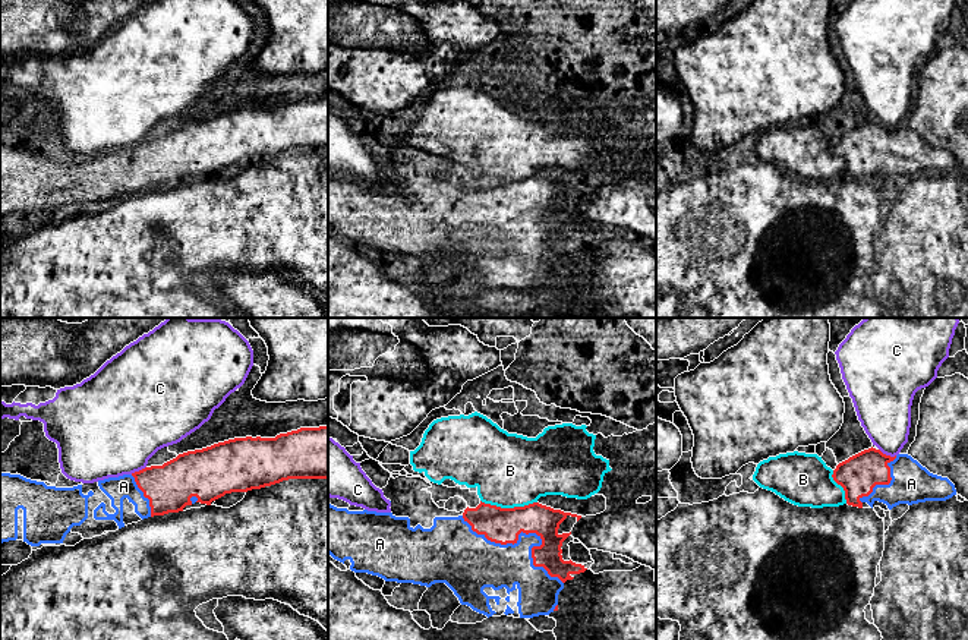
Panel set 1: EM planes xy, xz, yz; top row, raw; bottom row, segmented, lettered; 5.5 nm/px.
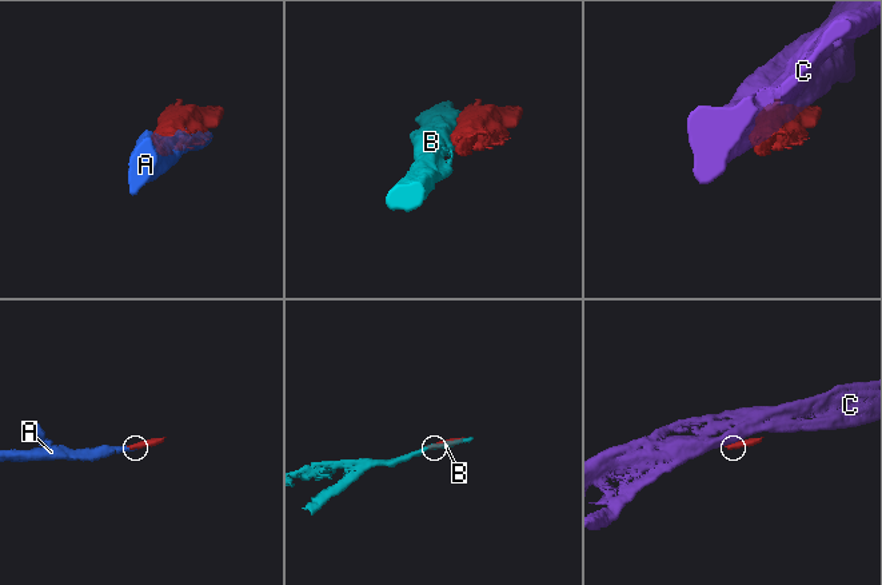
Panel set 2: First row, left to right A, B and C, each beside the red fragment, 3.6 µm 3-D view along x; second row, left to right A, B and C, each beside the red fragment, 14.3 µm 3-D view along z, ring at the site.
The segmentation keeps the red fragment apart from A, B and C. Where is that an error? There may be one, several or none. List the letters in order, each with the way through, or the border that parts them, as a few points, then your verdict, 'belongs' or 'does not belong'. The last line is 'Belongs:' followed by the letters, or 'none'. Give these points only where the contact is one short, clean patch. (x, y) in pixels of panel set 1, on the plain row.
A: belongs
B: does not belong
C: does not belong
Belongs: A

